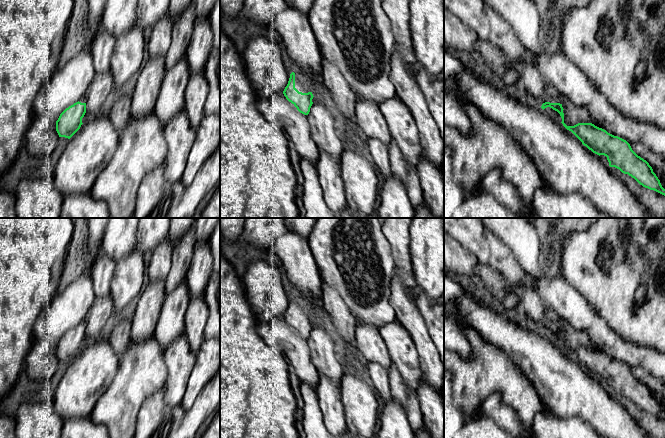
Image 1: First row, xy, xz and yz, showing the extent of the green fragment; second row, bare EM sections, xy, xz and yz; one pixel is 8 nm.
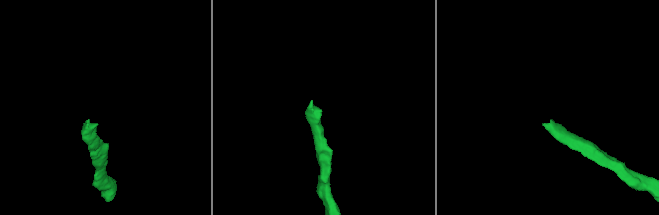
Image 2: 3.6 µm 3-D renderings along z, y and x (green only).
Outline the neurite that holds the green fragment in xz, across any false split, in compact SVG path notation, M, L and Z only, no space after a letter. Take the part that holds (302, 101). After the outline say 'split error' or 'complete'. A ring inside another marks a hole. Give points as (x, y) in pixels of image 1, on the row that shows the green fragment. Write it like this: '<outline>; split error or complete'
M292 72L290 74L288 84L283 94L300 113L304 115L309 114L314 96L310 85L298 73Z; split error

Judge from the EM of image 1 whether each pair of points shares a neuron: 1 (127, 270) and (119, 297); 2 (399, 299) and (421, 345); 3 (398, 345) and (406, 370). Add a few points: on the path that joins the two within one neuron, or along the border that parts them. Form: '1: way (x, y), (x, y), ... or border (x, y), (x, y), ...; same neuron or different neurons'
1: way (127, 277), (123, 290); same neuron
2: way (406, 310), (419, 334); same neuron
3: way (402, 351), (405, 357), (405, 364); same neuron

